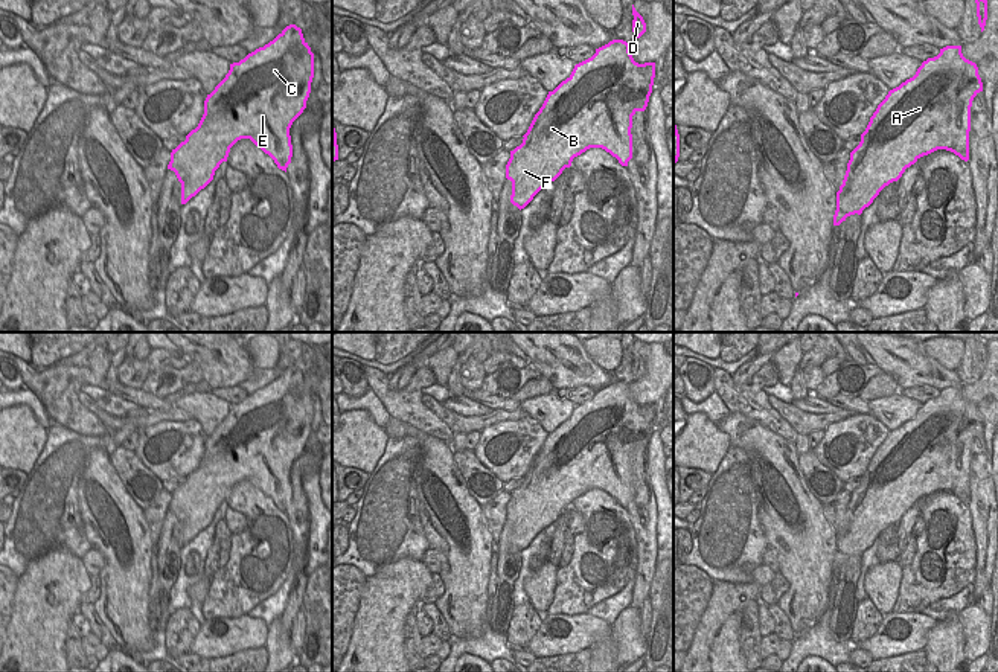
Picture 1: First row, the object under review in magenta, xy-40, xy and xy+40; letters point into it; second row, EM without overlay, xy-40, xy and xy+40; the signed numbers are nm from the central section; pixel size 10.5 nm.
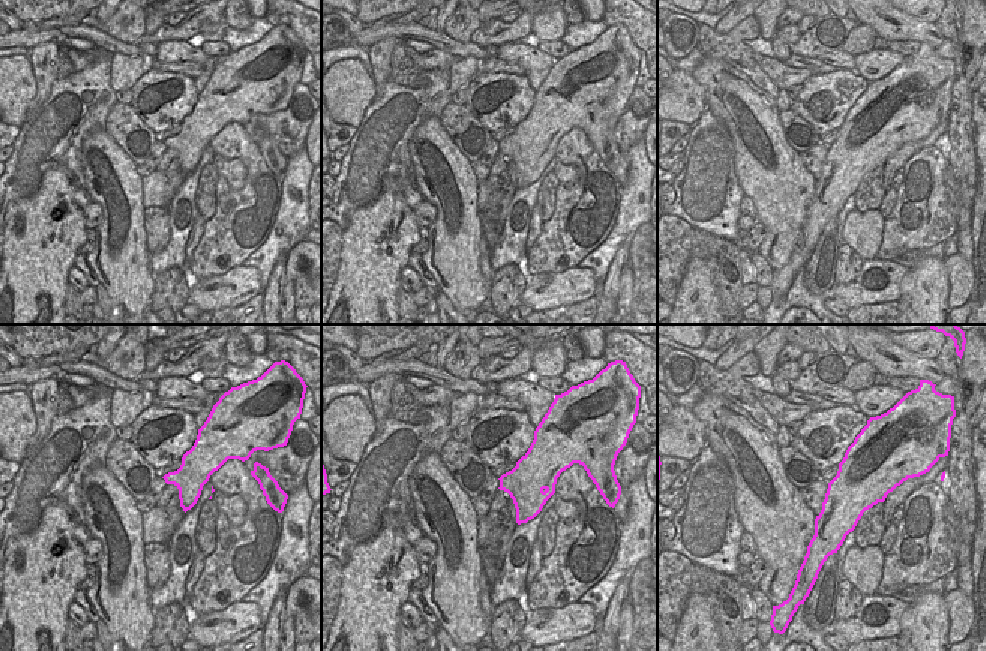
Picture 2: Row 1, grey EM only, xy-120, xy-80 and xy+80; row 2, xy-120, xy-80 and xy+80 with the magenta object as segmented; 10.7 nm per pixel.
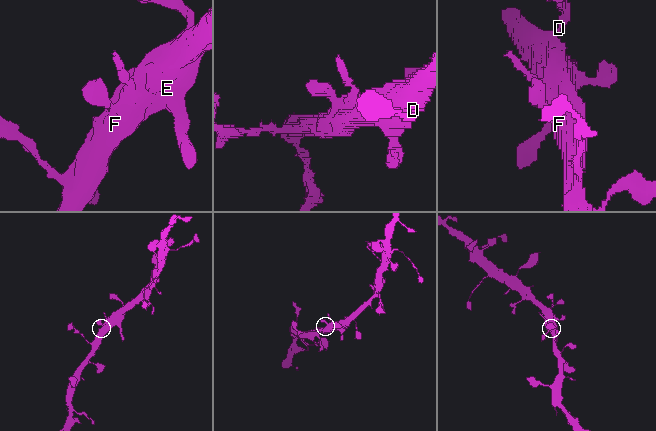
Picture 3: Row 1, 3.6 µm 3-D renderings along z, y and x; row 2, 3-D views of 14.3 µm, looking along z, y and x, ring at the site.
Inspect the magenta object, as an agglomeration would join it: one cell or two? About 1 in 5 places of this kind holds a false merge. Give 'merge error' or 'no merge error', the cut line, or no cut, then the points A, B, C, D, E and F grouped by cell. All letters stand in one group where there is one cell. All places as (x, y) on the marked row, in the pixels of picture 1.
no merge error | no cut | A B C D E F

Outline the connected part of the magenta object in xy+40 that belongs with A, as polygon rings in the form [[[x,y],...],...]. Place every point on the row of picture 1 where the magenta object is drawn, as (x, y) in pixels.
[[[946,46],[934,58],[928,58],[916,75],[888,91],[870,117],[859,145],[850,152],[847,171],[836,192],[833,226],[850,215],[861,215],[879,192],[897,181],[907,168],[920,157],[937,149],[946,149],[969,160],[971,107],[983,91],[983,82],[975,62],[966,59],[961,46]]]

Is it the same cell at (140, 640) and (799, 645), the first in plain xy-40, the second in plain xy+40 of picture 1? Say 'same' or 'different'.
different

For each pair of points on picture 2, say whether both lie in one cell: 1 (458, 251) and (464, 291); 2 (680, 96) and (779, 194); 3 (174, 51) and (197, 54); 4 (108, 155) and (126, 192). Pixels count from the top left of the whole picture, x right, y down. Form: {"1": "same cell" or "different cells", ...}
{"1": "same cell", "2": "different cells", "3": "same cell", "4": "same cell"}

